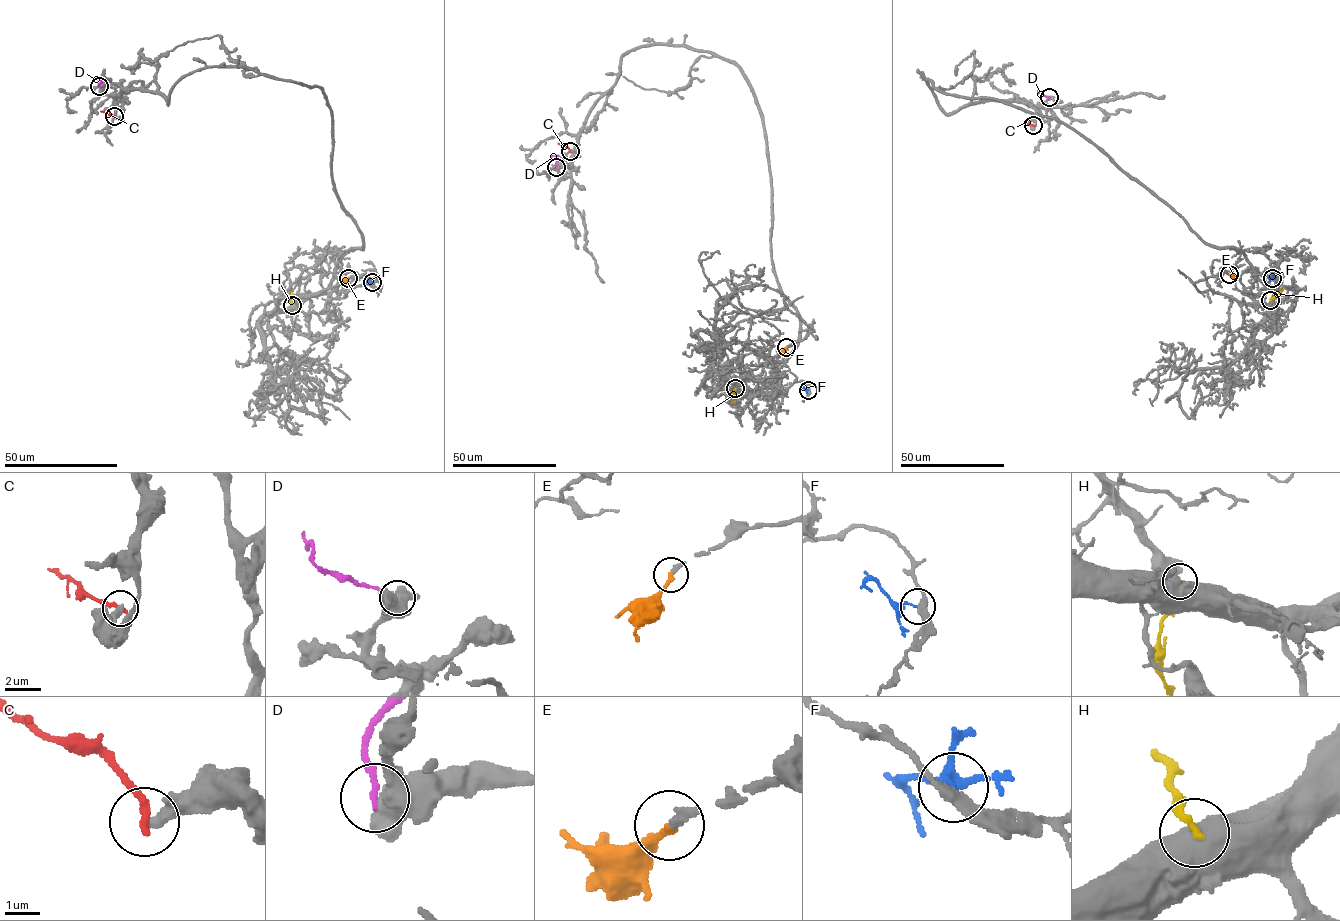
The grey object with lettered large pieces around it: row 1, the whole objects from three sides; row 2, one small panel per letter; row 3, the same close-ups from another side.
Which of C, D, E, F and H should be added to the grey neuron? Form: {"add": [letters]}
{"add": ["E"]}

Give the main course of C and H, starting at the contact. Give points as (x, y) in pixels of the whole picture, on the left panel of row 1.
C: (114, 116), (101, 111)
H: (293, 305), (291, 292)

